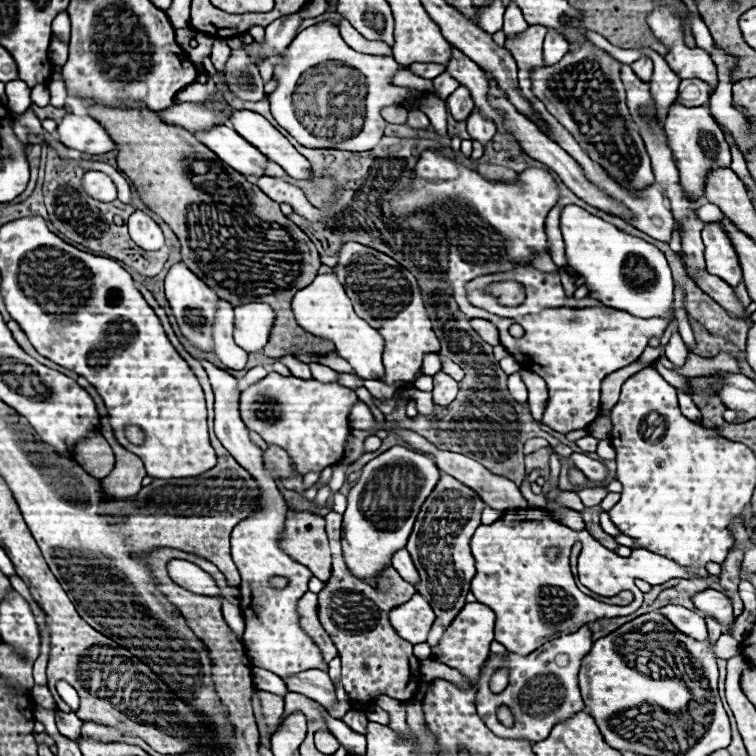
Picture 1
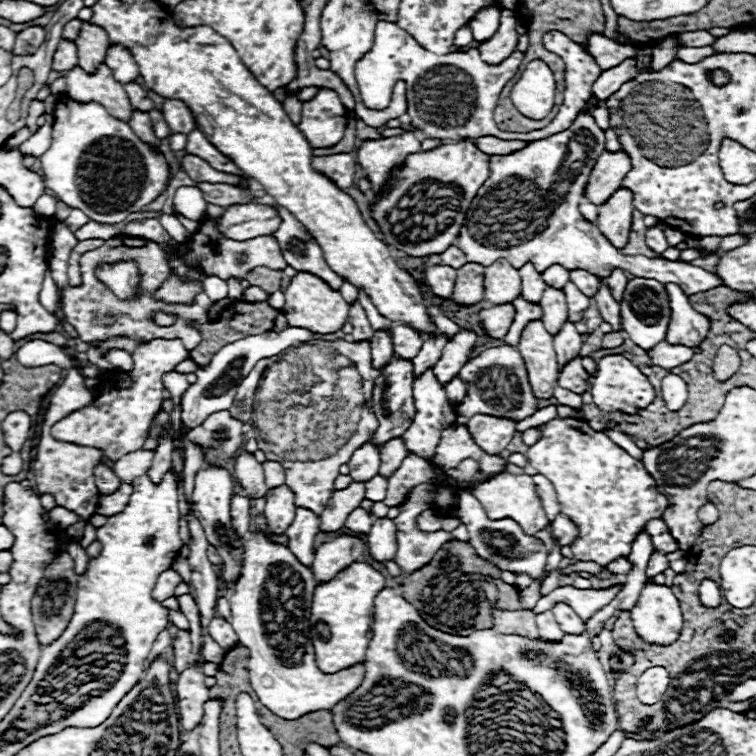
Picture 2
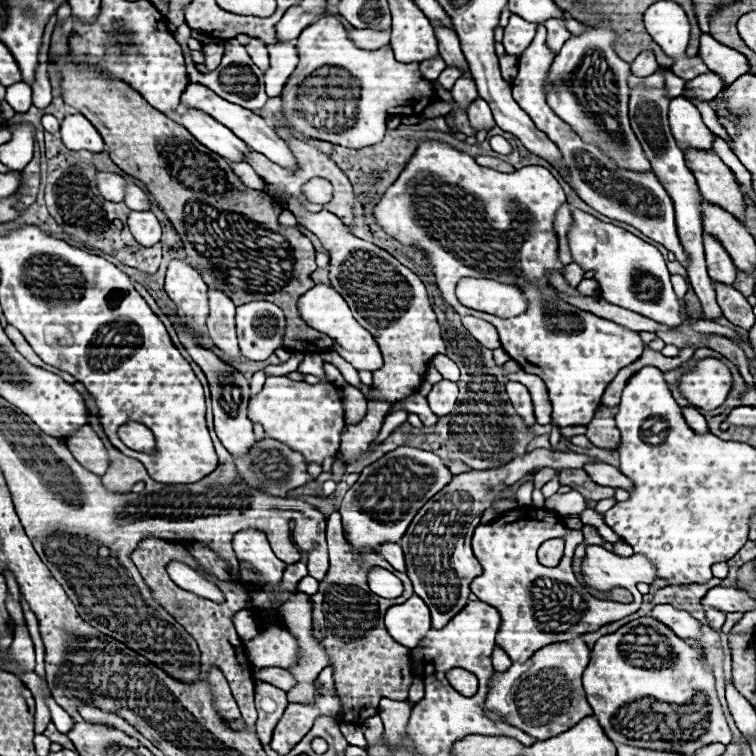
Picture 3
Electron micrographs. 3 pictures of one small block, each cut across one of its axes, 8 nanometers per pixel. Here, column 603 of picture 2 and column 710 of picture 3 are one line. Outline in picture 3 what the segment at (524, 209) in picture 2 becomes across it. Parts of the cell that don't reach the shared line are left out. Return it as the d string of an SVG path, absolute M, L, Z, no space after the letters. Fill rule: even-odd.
M684 96L670 100L668 124L682 152L688 152L690 148L712 152L712 142L716 140L716 134L712 134L708 126L704 126L698 108ZM704 234L704 248L706 248L706 266L710 278L724 284L734 284L736 266L728 256L728 252L722 248L722 244L714 236Z

